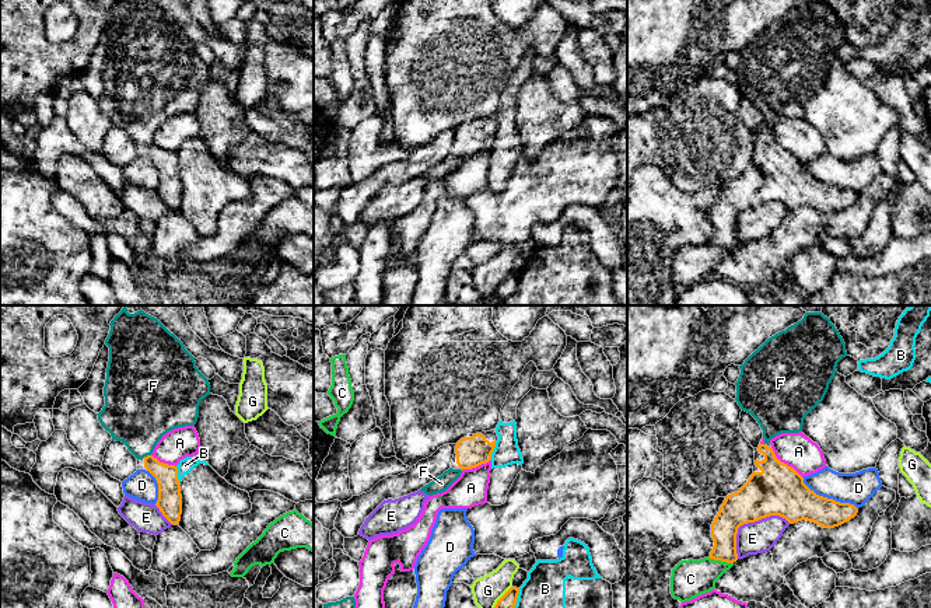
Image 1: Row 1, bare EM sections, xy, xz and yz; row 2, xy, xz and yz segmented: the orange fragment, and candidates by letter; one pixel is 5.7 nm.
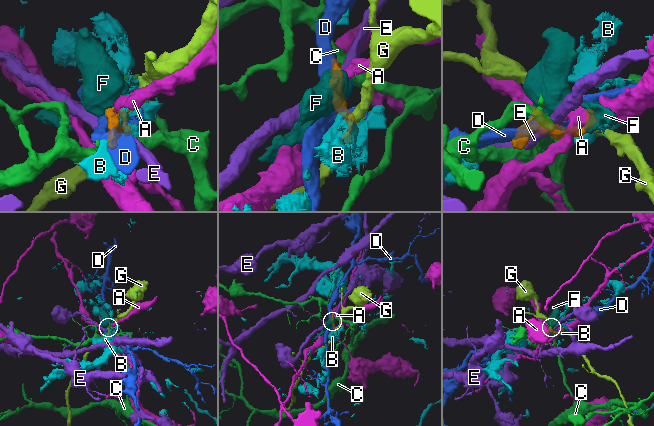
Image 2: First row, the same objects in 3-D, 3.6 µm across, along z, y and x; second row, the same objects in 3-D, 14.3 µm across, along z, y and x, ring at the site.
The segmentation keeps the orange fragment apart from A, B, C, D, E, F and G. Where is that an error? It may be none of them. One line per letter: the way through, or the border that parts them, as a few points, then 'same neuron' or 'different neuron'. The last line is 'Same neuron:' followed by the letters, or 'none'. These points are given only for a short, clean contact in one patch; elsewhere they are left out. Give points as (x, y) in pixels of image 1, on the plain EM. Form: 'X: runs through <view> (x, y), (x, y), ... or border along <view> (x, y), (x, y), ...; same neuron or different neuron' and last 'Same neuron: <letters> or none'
A: border along yz (770, 133), (781, 147), (802, 164); different neuron
B: different neuron
C: border along yz (709, 243), (732, 250); different neuron
D: different neuron
E: different neuron
F: runs through xy (165, 161), (147, 142), (140, 128), (139, 100); same neuron
G: border along xz (511, 272), (493, 296); different neuron
Same neuron: F

